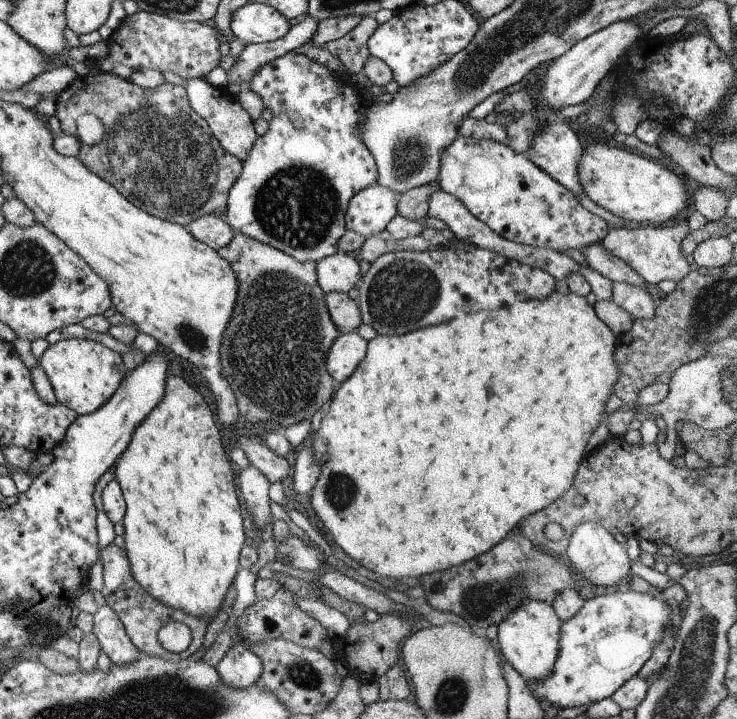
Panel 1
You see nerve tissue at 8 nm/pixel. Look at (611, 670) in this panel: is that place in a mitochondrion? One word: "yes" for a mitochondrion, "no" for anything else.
no

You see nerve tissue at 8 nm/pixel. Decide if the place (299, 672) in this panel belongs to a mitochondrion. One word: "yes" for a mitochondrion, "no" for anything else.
yes

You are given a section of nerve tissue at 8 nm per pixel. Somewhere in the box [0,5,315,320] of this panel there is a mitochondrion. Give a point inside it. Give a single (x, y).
(203, 199)

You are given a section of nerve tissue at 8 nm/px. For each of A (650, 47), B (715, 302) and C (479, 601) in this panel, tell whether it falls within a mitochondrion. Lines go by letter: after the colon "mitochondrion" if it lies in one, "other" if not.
A: other
B: mitochondrion
C: mitochondrion

